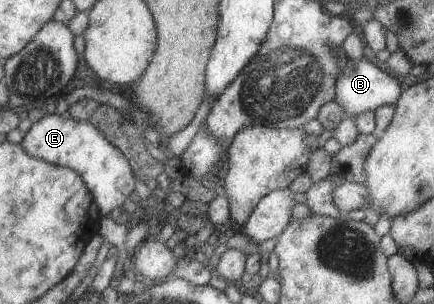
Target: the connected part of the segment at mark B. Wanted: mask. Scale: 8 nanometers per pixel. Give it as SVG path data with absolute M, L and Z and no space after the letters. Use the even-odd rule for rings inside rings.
M346 57L342 71L338 73L336 83L334 83L334 101L342 109L343 117L351 117L366 111L374 112L374 109L382 105L395 105L401 95L400 91L402 89L398 81L386 71L378 69L376 65L364 58L353 60Z

